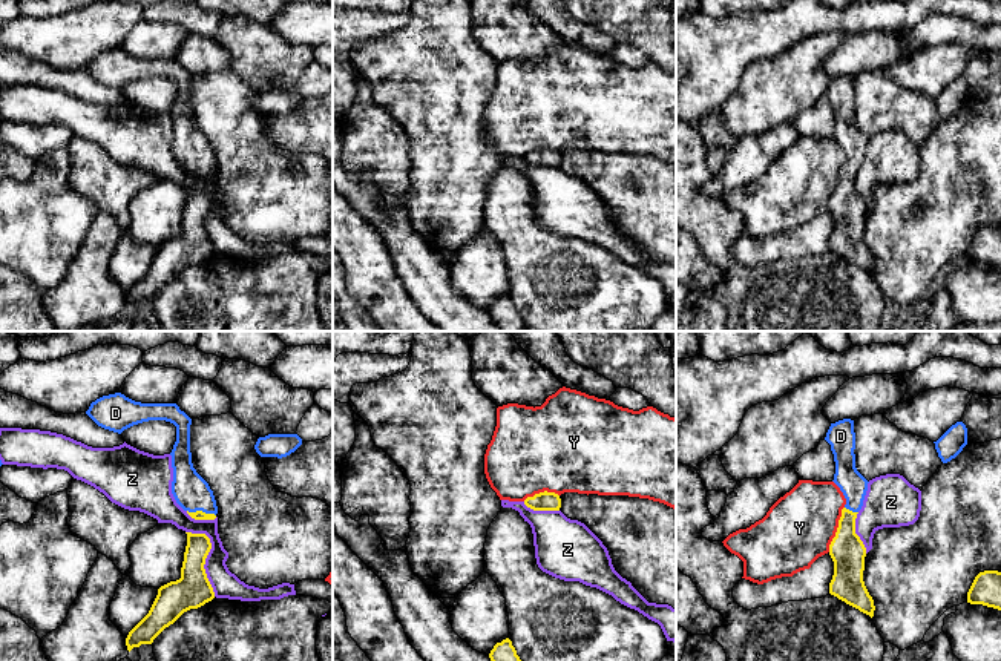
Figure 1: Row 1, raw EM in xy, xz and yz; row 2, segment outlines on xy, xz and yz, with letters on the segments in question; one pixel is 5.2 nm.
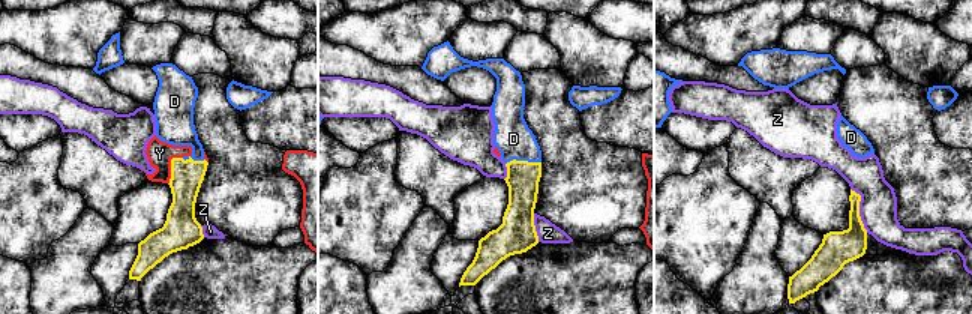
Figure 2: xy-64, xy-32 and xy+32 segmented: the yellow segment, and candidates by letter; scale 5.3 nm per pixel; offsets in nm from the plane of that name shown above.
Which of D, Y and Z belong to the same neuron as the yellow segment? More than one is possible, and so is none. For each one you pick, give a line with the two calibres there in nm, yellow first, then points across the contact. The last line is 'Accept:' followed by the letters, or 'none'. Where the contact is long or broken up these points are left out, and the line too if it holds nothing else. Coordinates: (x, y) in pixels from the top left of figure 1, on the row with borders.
D: 50/190 nm | across xy (198, 516), (201, 511), (192, 493)
Accept: D

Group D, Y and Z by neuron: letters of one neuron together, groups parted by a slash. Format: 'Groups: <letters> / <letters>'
Groups: D / Y / Z

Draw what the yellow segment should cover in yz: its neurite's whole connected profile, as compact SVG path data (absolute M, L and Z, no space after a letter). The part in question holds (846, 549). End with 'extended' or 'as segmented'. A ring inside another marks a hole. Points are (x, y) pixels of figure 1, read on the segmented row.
M843 419L831 423L825 440L831 445L835 462L832 482L846 498L835 537L829 544L834 561L829 594L872 618L875 606L863 581L866 548L855 534L855 518L869 482L855 468L854 420Z; extended

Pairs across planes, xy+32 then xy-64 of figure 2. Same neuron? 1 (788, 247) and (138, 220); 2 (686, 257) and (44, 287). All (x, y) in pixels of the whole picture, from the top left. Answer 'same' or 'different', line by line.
1: different
2: different

